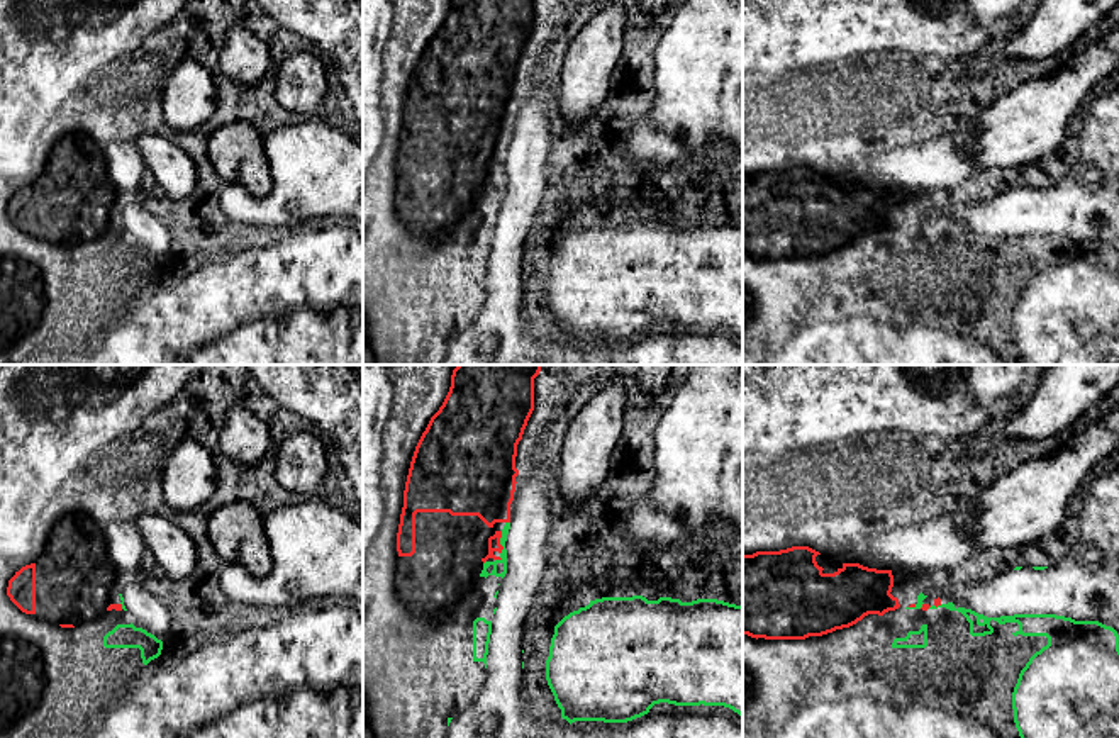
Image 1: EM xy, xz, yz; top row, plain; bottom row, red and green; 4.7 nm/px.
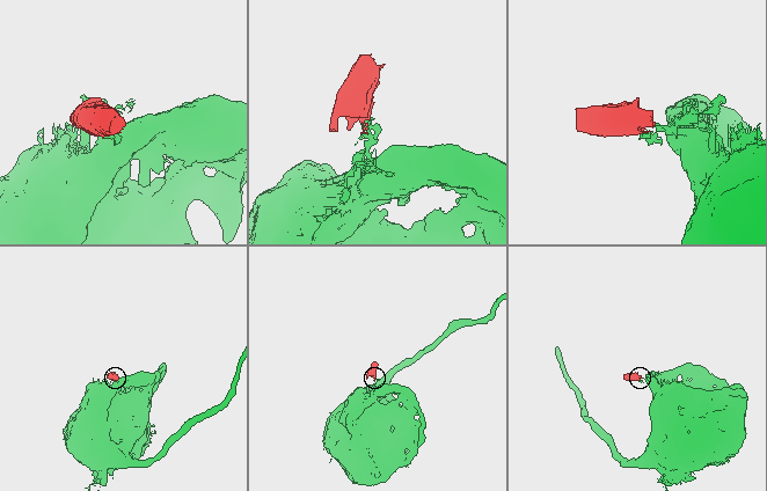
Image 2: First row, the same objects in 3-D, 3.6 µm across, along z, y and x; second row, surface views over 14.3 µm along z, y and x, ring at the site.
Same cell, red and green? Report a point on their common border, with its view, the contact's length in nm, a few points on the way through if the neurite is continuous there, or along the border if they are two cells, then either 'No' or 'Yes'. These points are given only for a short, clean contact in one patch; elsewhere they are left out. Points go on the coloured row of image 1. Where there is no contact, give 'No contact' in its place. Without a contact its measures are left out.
Touches red at xz (499, 543). Shared border 110 nm. Boundary: xz (502, 531), (501, 553). No

